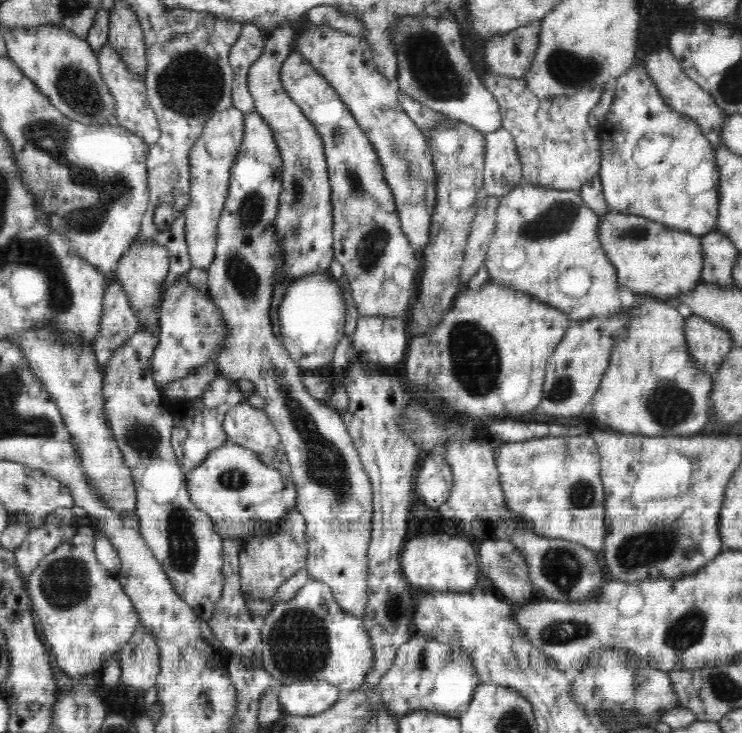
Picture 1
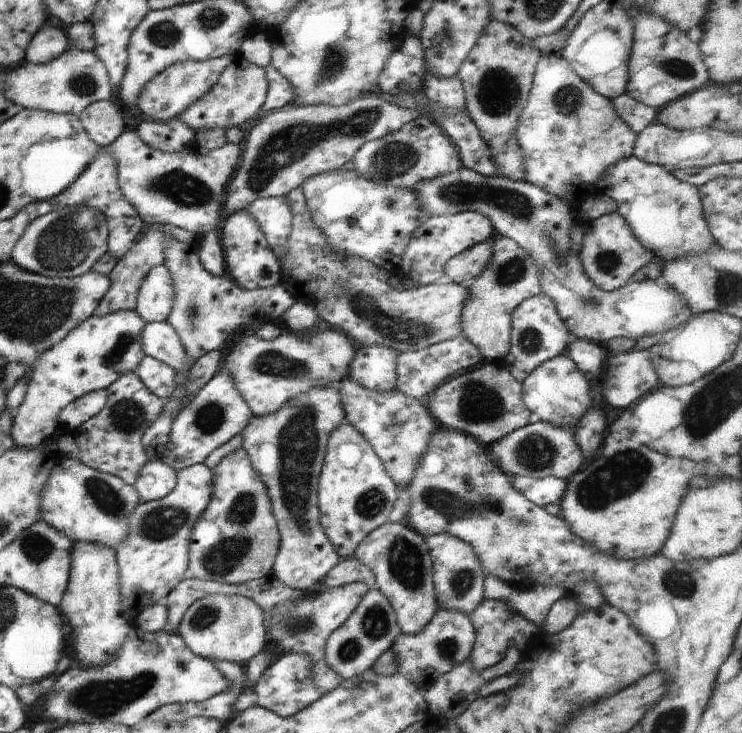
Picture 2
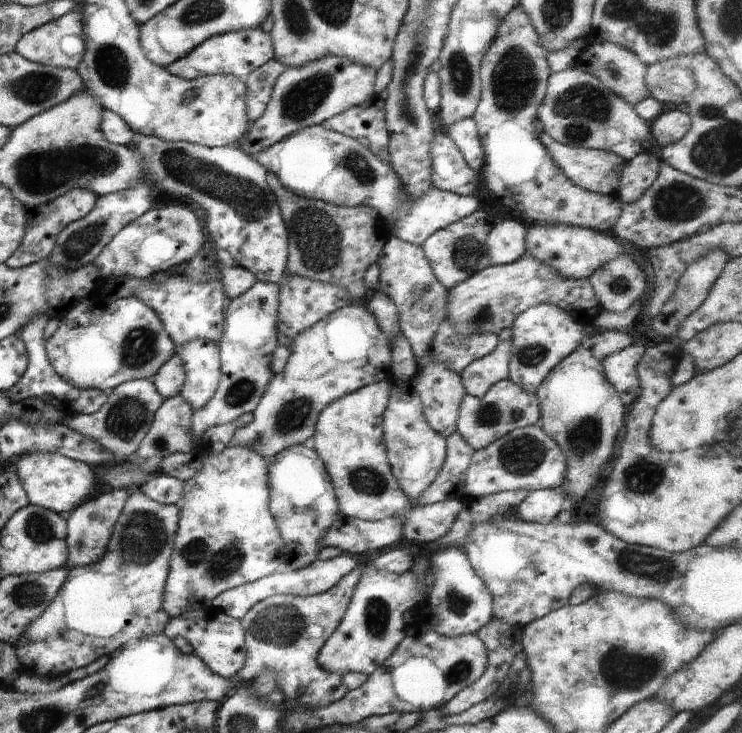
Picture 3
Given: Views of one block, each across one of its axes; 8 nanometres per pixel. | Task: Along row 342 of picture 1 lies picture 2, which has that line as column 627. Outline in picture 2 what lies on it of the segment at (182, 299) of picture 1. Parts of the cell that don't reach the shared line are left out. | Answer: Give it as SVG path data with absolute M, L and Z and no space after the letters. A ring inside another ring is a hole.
M630 156L604 172L595 192L606 195L617 203L617 213L629 224L640 244L653 254L658 254L658 261L708 252L715 244L702 212L698 187L680 182L660 166Z

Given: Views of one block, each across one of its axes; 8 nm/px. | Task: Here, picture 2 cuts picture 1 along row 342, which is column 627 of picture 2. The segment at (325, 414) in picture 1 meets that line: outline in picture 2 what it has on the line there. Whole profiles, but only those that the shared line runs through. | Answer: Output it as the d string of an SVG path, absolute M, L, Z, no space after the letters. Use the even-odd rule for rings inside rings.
M617 212L600 216L587 223L582 238L582 248L577 252L582 268L593 284L602 291L609 292L624 286L630 281L632 274L655 260L654 254L640 244L629 228L629 224Z

